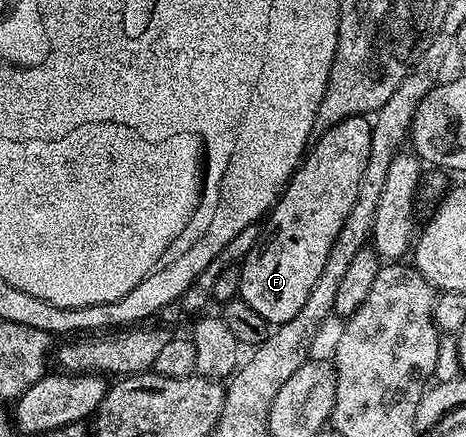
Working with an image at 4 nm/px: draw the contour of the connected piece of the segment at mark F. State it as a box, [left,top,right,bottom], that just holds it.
[239,116,372,327]

